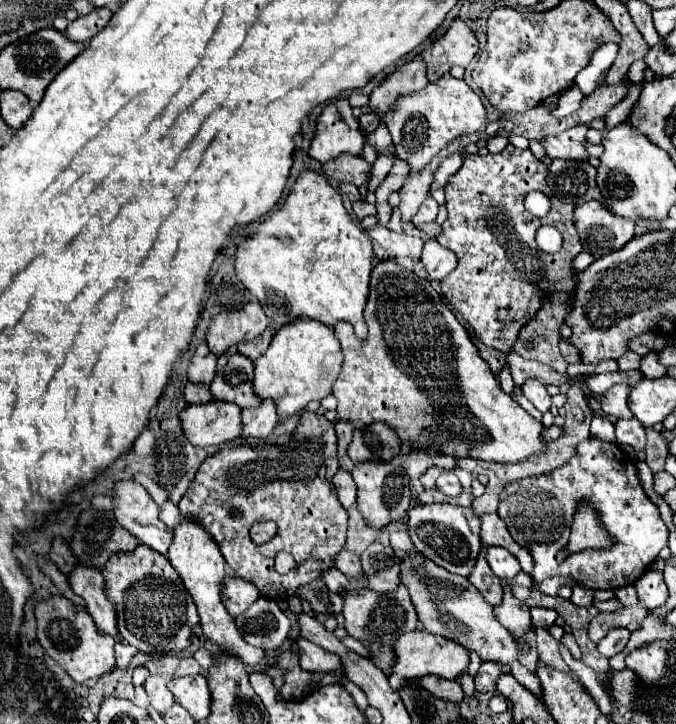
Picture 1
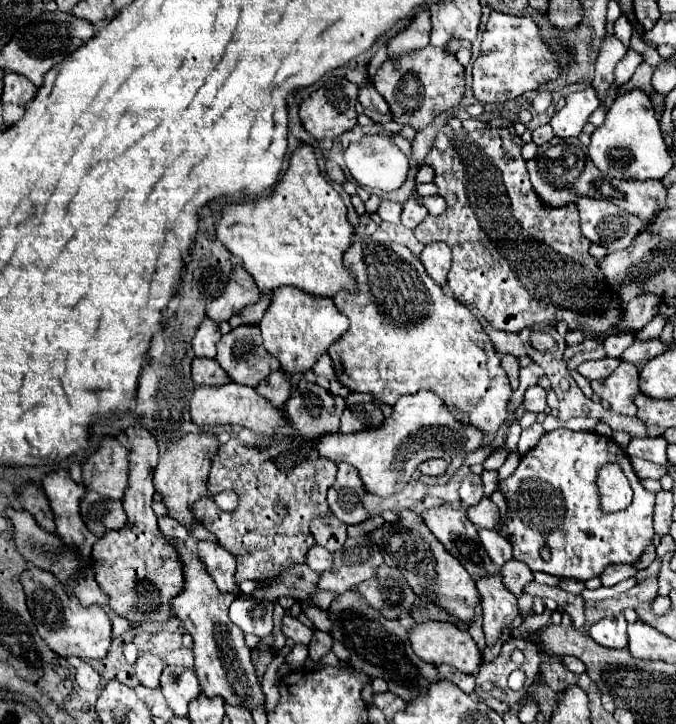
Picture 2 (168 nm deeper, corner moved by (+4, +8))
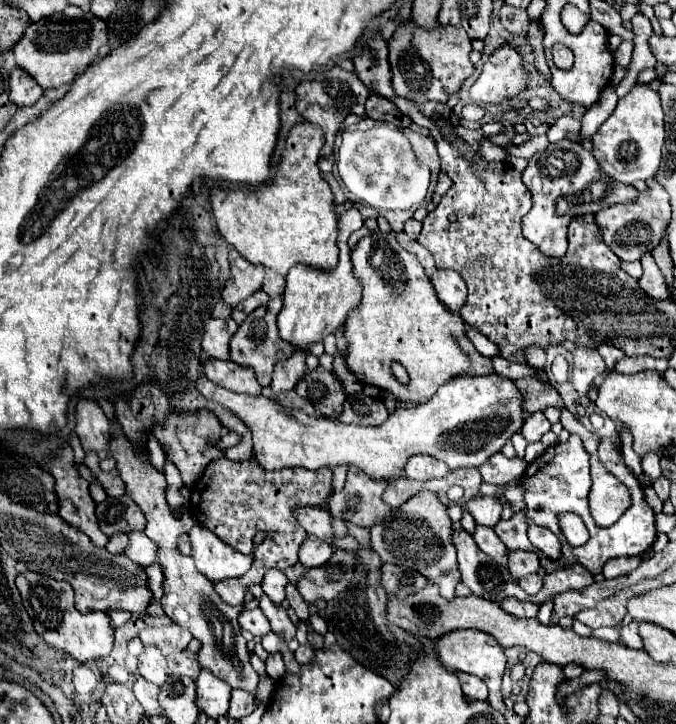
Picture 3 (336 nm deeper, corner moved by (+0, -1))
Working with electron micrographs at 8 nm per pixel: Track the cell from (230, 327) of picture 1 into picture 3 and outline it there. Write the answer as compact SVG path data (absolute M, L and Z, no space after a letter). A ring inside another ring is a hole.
M230 250L228 262L230 262L230 280L224 286L222 298L230 306L236 306L238 302L246 300L250 294L254 294L254 290L262 286L264 266L246 262L246 258L238 254L238 250Z

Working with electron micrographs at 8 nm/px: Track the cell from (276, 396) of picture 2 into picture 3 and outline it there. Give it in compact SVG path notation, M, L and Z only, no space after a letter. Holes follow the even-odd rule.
M294 352L290 358L276 362L274 372L272 372L272 384L270 390L274 392L282 392L282 390L292 390L298 382L298 378L302 378L302 374L306 372L306 354Z

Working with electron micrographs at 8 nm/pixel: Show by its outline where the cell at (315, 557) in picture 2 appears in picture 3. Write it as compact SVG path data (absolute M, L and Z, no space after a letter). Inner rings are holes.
M312 536L306 538L306 542L302 542L302 548L298 550L298 560L308 568L322 566L324 562L328 562L330 556L332 556L332 546Z

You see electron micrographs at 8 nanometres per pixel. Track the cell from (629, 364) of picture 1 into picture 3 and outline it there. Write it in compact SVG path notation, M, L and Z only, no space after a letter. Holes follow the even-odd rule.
M600 344L596 350L598 350L598 352L600 352L600 356L604 358L604 362L606 362L608 370L612 370L612 368L616 366L616 362L624 358L624 352L622 352L622 350L618 350L618 348L616 348L616 346L612 346L612 344Z

